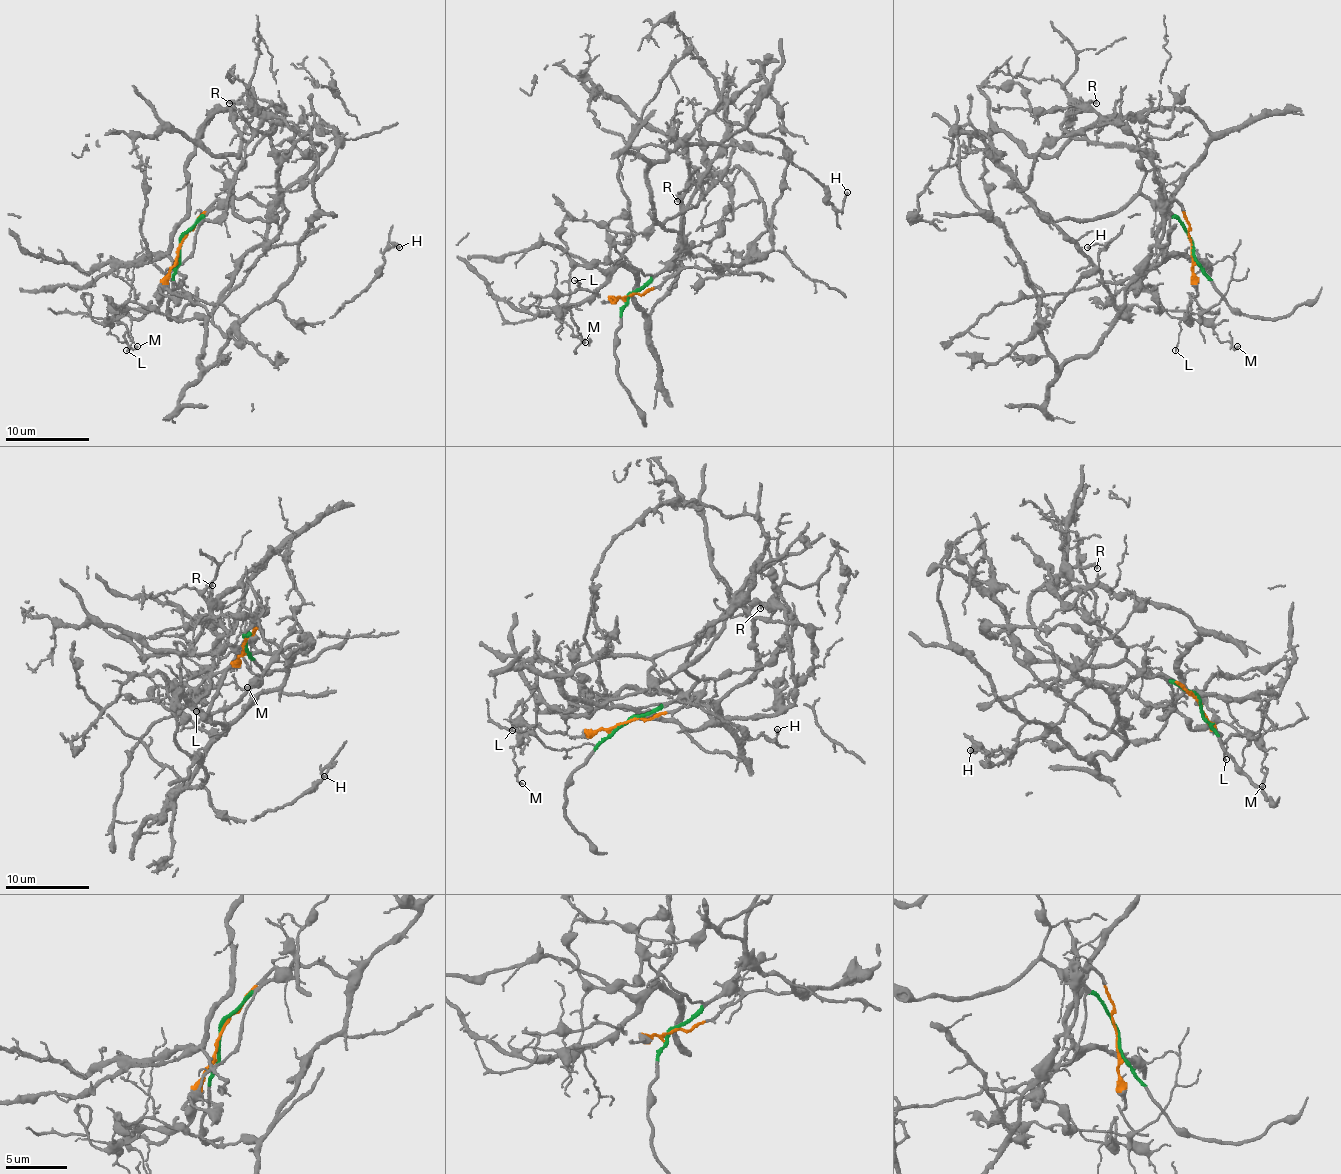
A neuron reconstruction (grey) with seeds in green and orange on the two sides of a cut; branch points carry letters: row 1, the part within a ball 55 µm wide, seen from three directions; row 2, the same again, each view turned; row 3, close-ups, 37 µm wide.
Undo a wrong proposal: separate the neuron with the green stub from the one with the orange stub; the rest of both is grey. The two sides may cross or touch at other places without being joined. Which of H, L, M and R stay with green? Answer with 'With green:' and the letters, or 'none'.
With green: M

